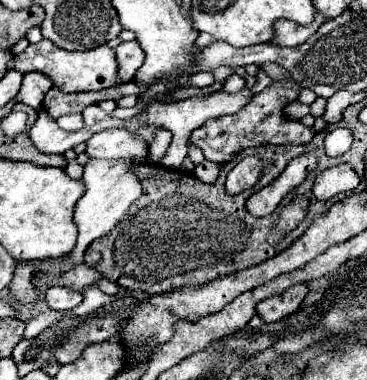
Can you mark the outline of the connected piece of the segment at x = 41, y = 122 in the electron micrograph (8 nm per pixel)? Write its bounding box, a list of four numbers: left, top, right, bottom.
[31,111,127,155]

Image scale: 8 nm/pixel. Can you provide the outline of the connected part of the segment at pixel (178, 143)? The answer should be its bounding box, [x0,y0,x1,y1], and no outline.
[145,87,253,171]

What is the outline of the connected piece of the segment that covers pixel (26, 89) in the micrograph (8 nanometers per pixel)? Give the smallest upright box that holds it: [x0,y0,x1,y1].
[17,71,53,111]

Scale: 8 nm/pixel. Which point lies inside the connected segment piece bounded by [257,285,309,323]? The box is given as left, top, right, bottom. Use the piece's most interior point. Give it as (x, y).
(272, 310)

